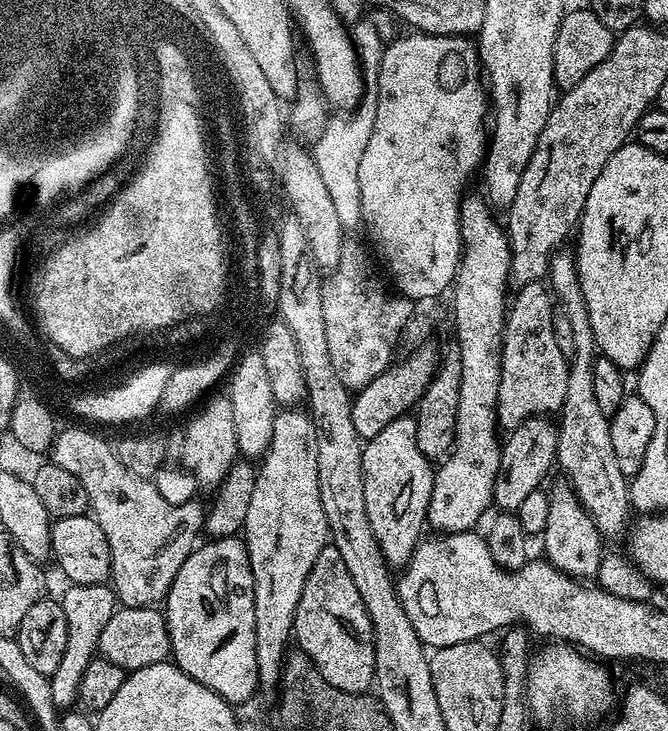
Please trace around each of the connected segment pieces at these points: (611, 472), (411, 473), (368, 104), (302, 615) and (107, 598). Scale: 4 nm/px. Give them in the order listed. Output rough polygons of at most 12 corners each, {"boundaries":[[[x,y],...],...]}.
{"boundaries":[[[575,255],[546,277],[574,354],[556,464],[601,537],[630,524],[610,417],[594,395],[596,339]],[[411,415],[364,444],[366,518],[393,569],[426,532],[434,464]],[[351,25],[365,91],[312,146],[345,231],[361,227],[358,165],[377,117],[386,39]],[[332,543],[302,586],[294,644],[338,690],[376,679],[370,614]],[[107,583],[68,584],[66,650],[49,682],[57,710],[77,703],[118,607]]]}

